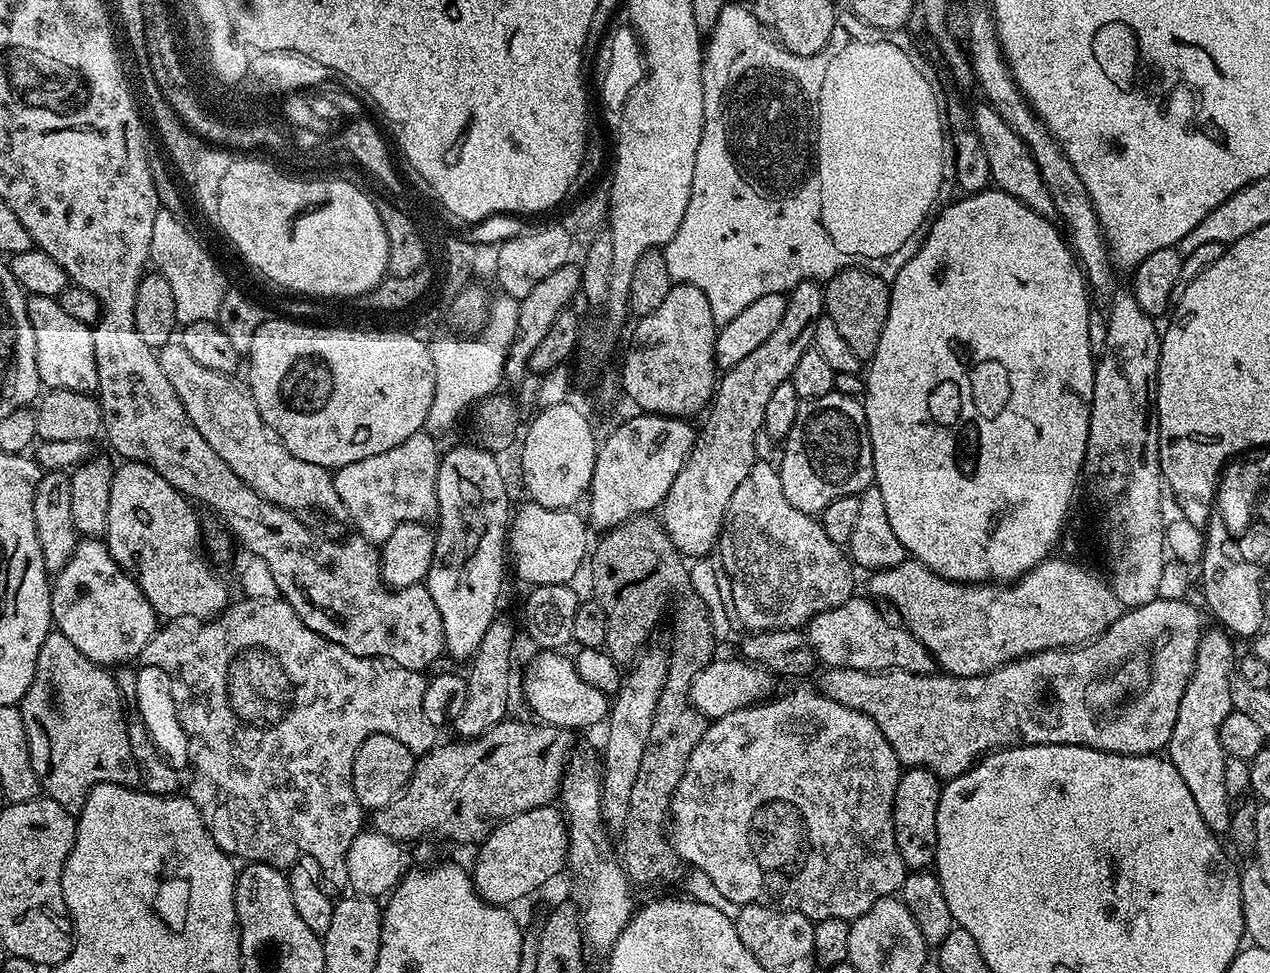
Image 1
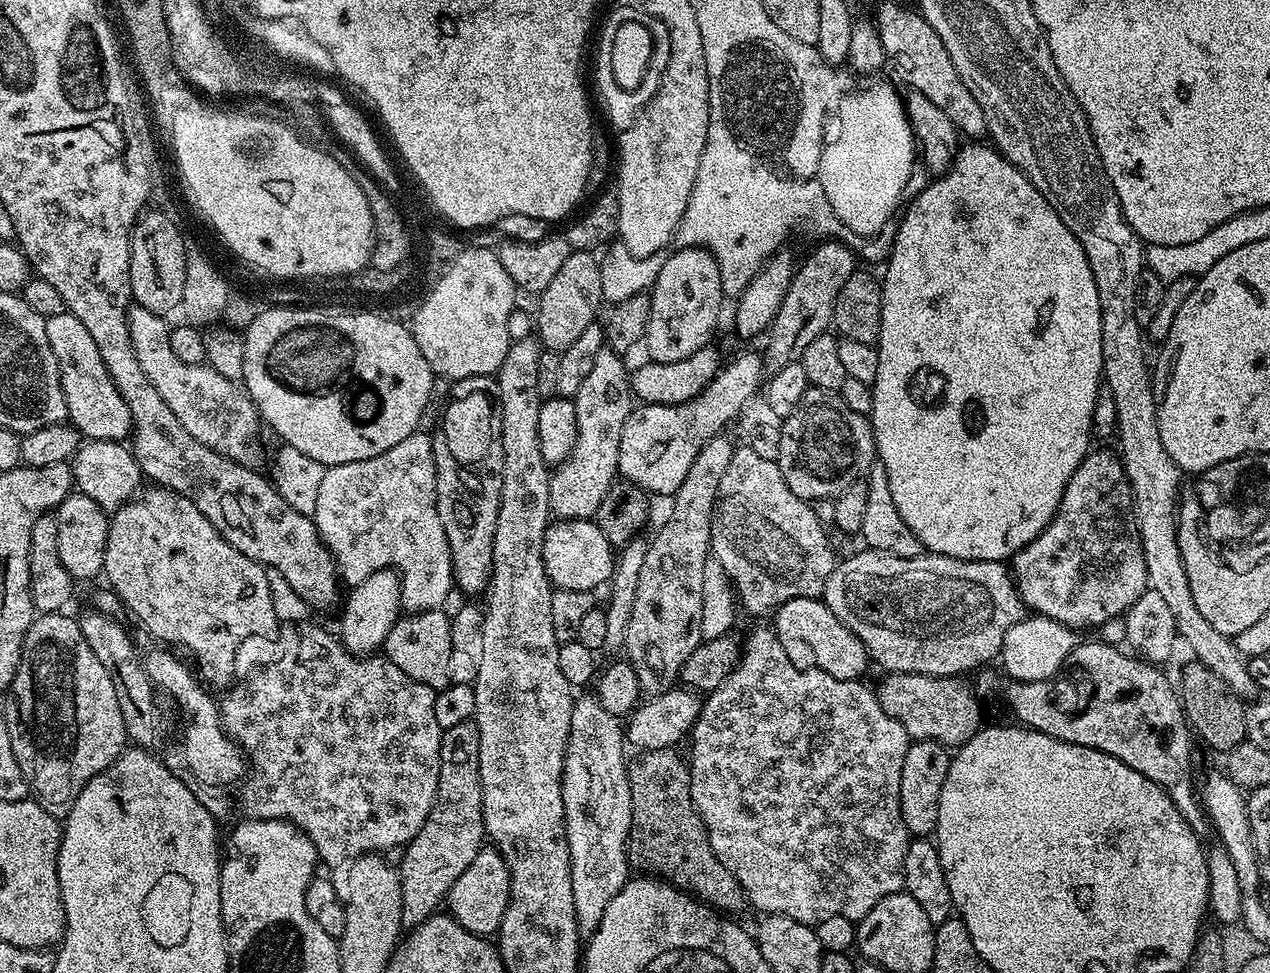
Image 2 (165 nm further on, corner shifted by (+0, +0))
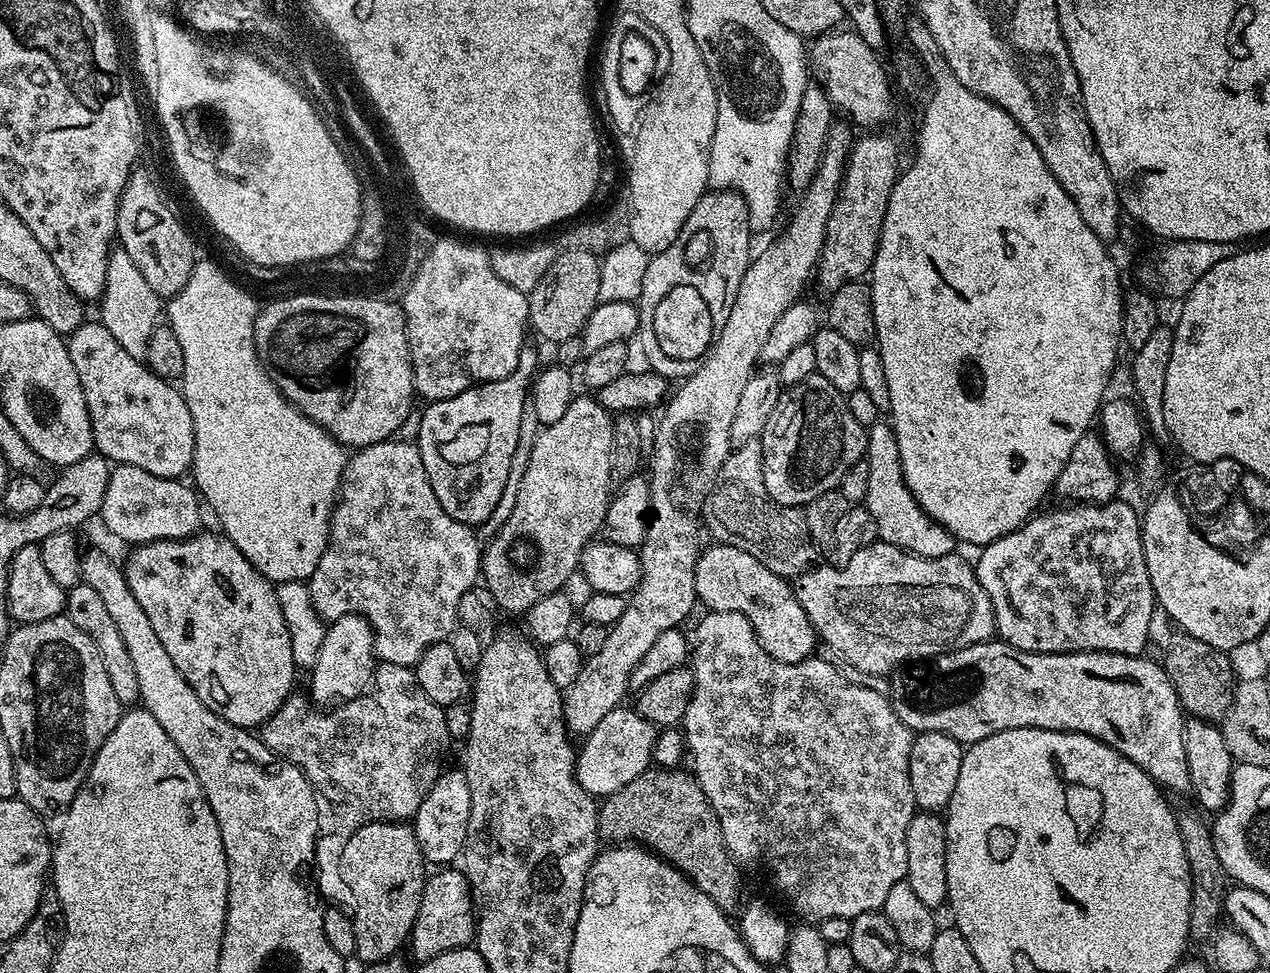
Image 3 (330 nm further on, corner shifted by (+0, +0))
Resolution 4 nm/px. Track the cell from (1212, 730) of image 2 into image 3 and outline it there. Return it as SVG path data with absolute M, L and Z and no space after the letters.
M1181 632L1174 634L1166 646L1162 667L1179 695L1181 707L1193 719L1212 723L1223 721L1232 705L1236 685L1236 675L1232 671L1229 655L1199 641L1193 635Z

